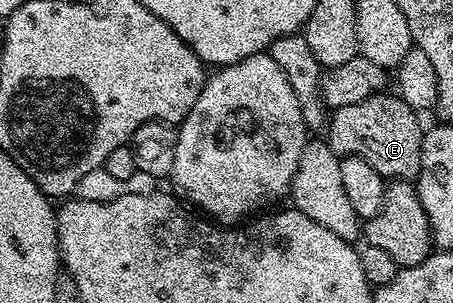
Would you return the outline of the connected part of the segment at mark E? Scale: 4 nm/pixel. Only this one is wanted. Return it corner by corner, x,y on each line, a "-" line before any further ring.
382,93
367,97
367,101
358,101
356,105
343,105
336,108
327,119
327,142
329,148
335,152
338,157
354,155
363,157
371,169
375,169
386,180
408,179
416,180
419,169
421,168
421,136
423,134
423,123
420,123
418,112
411,109
401,100
400,95
396,93

